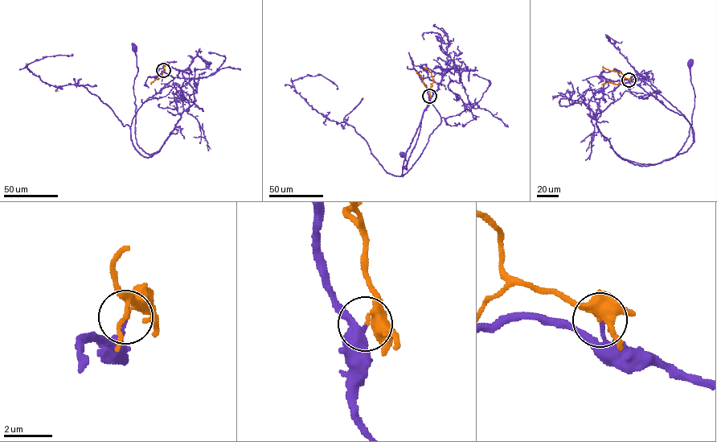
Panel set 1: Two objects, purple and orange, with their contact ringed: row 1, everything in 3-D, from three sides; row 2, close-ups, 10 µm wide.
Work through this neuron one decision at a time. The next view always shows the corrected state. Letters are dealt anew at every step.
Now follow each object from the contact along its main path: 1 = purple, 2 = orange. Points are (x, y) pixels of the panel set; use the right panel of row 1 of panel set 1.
1: (628, 80), (693, 129), (686, 151), (651, 165), (628, 160), (657, 163), (674, 157), (689, 135), (690, 63)
2: (628, 80), (620, 72), (602, 67)

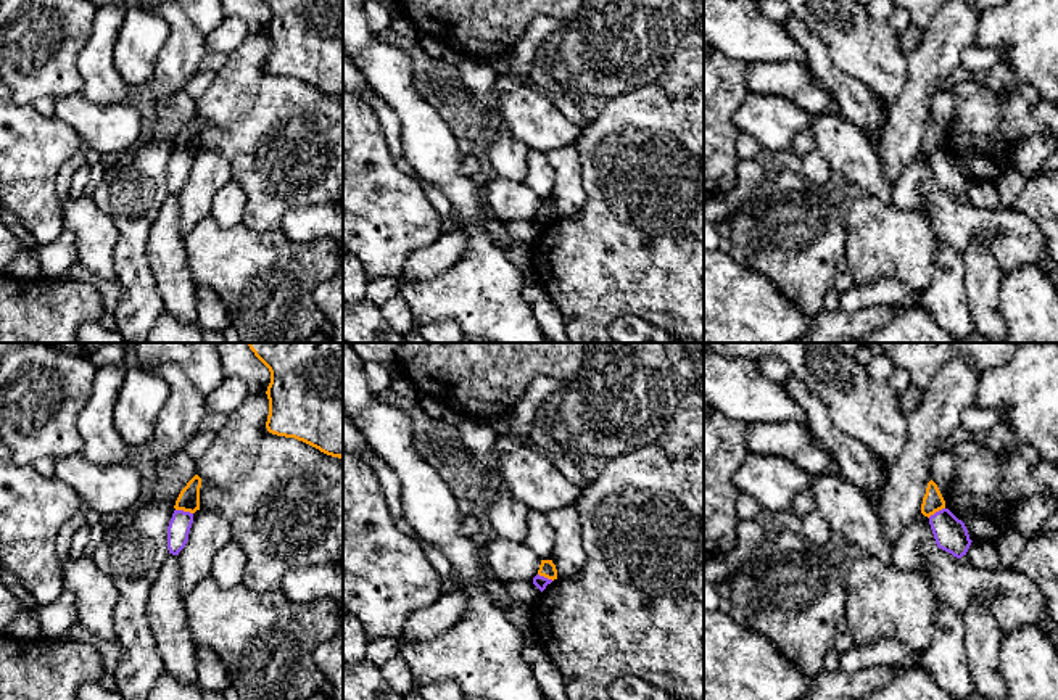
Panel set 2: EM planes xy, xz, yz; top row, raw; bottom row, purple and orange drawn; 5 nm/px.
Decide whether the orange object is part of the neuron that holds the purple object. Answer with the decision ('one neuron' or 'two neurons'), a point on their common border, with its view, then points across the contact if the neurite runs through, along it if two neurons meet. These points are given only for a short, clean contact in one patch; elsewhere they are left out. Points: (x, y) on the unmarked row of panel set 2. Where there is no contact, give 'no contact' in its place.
two neurons | xy (182, 150) | along xy (176, 148), (192, 153)

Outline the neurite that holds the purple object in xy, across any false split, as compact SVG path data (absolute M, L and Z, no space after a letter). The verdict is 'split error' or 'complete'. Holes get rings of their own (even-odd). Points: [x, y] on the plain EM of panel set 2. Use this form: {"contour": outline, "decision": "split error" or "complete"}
{"contour": "M174 150L167 166L167 188L169 193L179 195L188 180L188 172L193 163L193 153Z", "decision": "complete"}

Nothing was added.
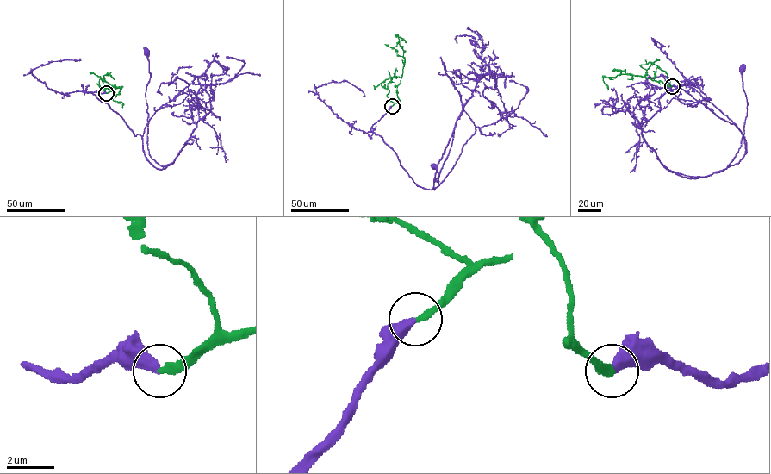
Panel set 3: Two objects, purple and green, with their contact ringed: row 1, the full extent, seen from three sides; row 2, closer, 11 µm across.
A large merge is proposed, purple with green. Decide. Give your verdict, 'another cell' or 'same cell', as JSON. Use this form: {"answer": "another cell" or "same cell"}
{"answer": "same cell"}

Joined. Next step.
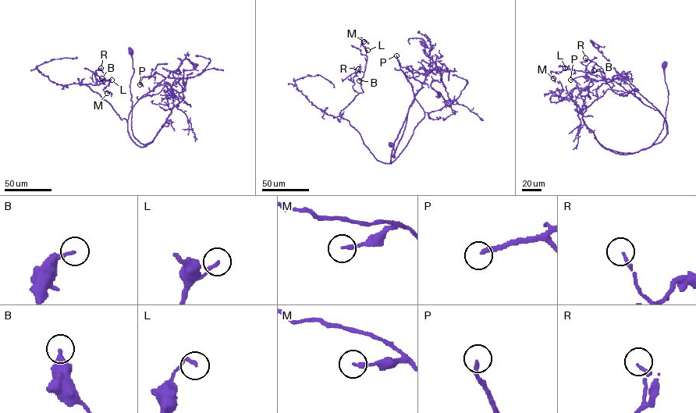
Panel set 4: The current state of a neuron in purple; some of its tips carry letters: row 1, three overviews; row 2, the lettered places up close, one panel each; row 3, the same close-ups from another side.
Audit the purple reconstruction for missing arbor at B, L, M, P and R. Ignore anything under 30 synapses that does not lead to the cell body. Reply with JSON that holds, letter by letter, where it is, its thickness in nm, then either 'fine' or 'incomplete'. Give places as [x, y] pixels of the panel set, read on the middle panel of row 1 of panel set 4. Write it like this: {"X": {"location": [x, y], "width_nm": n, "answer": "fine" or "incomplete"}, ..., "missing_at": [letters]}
{"B": {"location": [359, 80], "width_nm": 180, "answer": "fine"}, "L": {"location": [367, 50], "width_nm": 180, "answer": "fine"}, "M": {"location": [363, 41], "width_nm": 170, "answer": "fine"}, "P": {"location": [396, 55], "width_nm": 220, "answer": "incomplete"}, "R": {"location": [358, 69], "width_nm": 150, "answer": "fine"}, "missing_at": ["P"]}

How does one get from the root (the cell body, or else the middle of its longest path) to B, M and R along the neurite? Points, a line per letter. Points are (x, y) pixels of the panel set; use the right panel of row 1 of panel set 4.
B: (664, 65), (663, 128), (644, 149), (610, 150), (624, 154), (660, 142), (665, 122), (630, 80), (594, 70)
M: (664, 65), (657, 139), (610, 150), (632, 154), (667, 132), (630, 80), (553, 78)
R: (664, 65), (663, 128), (644, 149), (610, 150), (621, 154), (660, 142), (665, 122), (630, 80), (585, 58)

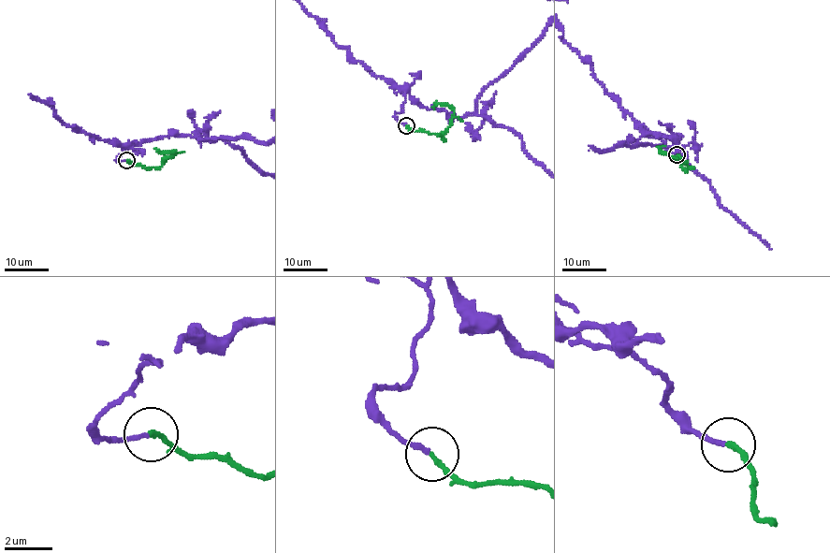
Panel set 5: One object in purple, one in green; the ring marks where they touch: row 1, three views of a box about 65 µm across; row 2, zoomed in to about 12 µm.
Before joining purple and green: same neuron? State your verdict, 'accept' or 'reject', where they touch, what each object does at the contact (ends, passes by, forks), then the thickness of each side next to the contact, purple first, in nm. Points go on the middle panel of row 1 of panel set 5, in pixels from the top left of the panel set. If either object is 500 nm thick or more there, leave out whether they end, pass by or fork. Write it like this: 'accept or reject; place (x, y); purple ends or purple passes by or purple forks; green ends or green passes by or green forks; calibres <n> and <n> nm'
accept; place (406, 125); purple ends; green ends; calibres 180 and 200 nm

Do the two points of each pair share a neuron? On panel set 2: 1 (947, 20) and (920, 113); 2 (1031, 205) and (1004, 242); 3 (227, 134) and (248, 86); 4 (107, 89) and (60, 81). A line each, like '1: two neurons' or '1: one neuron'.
1: one neuron
2: two neurons
3: one neuron
4: two neurons

